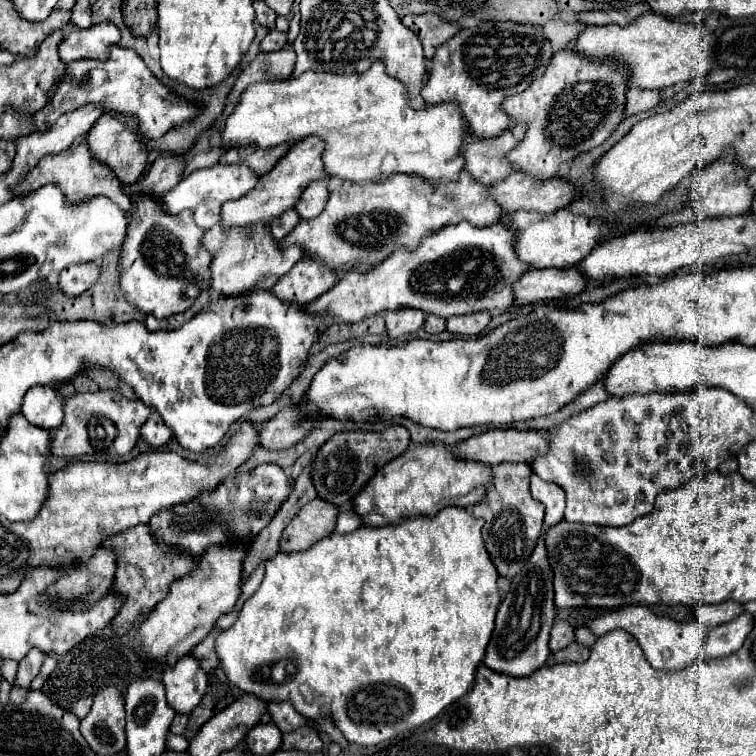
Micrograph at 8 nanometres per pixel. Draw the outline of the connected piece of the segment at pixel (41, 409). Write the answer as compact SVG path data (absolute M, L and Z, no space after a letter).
M34 386L24 396L22 414L30 424L44 430L58 428L64 420L64 396L58 390L48 390L48 386Z

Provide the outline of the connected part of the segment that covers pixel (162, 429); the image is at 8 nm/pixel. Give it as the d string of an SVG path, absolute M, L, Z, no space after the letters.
M152 412L142 426L142 438L152 448L160 448L172 440L172 432L168 432L168 426L164 426L164 420L160 418L160 414Z

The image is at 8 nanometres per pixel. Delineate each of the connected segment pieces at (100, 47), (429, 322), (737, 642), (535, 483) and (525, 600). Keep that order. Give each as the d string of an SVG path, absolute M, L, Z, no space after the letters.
M102 22L88 30L70 26L68 36L60 44L60 58L66 64L84 58L108 58L110 46L116 46L118 42L120 30L112 22Z
M428 314L428 316L426 316L426 322L424 322L424 330L430 332L430 334L440 334L440 332L446 330L446 320L440 318L440 316Z
M744 612L732 622L720 624L708 630L708 638L704 640L704 654L708 658L724 658L726 654L734 654L744 644L744 638L752 632L754 616Z
M532 474L532 498L542 502L546 506L546 516L544 516L544 528L550 528L558 524L564 518L564 490L552 482L542 480L540 476Z
M540 536L536 542L536 550L530 554L528 562L524 564L524 570L520 570L520 574L516 574L516 578L512 580L510 592L506 594L506 598L498 608L496 628L488 644L484 664L508 676L516 676L516 678L530 676L534 670L544 666L550 656L548 638L550 638L550 628L554 624L554 618L556 618L554 574L548 562L544 536Z

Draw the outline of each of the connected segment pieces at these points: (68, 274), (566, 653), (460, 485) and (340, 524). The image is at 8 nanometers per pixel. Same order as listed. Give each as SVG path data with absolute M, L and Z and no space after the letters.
M94 262L72 264L60 272L58 288L68 298L78 298L82 292L92 288L100 276L100 266Z
M576 640L572 642L572 646L552 654L554 662L576 662L576 660L586 660L588 658L588 646L584 644L578 644Z
M410 444L410 448L382 466L368 486L352 500L352 510L362 518L364 526L388 526L414 516L436 516L442 508L468 508L484 500L484 488L492 480L490 466L480 462L456 460L450 446L444 444Z
M344 512L344 514L338 514L338 520L336 520L334 530L338 534L348 534L348 532L356 530L358 526L360 526L360 518L354 512Z

